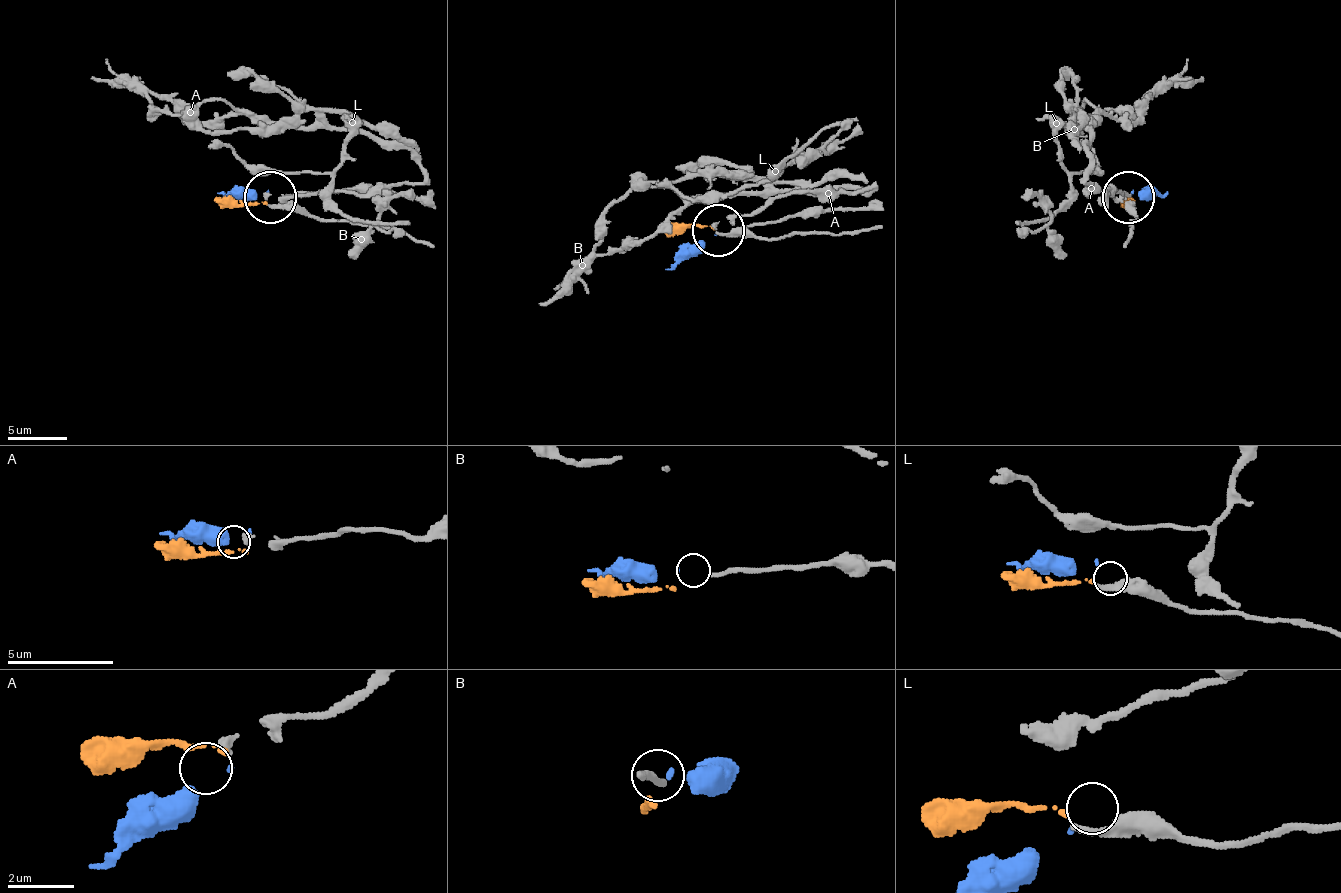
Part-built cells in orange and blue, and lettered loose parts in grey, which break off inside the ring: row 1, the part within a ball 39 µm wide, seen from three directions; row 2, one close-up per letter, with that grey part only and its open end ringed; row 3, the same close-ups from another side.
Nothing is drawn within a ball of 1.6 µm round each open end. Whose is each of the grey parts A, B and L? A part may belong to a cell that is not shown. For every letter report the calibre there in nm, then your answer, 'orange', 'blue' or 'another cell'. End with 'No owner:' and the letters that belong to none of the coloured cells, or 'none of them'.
A: 240 nm | another cell
B: 180 nm | blue
L: 280 nm | orange
No owner: A

